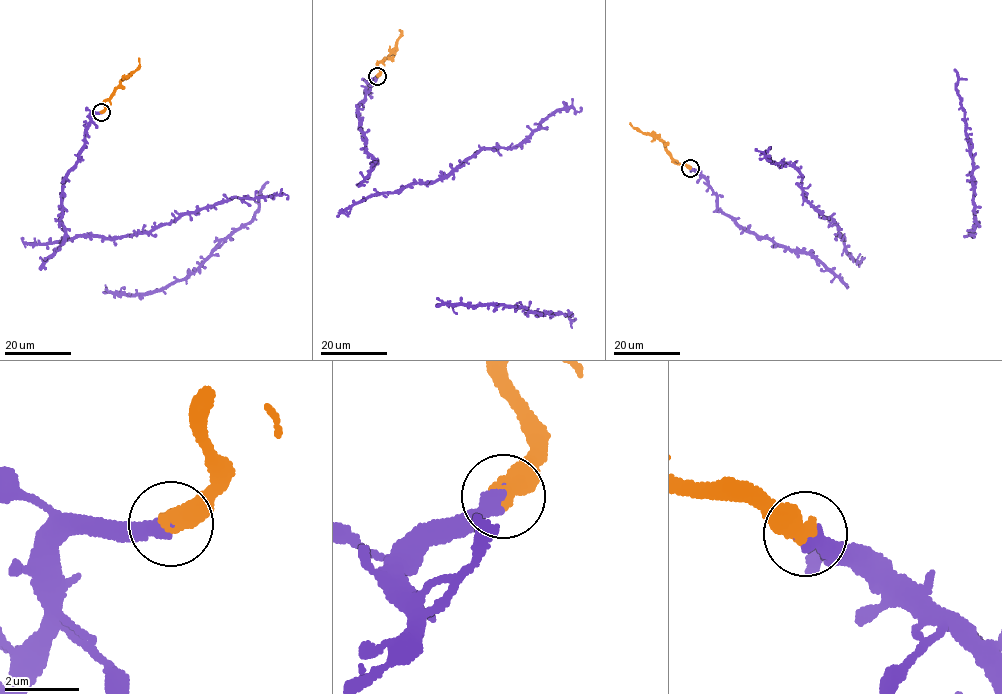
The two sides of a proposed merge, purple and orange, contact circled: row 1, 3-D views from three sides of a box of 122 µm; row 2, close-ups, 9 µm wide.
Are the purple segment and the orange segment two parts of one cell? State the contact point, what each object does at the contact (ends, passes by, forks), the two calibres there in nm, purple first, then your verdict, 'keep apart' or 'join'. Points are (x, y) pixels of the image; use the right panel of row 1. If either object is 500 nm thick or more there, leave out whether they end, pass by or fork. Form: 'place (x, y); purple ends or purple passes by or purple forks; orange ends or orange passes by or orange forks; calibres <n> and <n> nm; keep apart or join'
place (690, 168); calibres 400 and 550 nm; join

